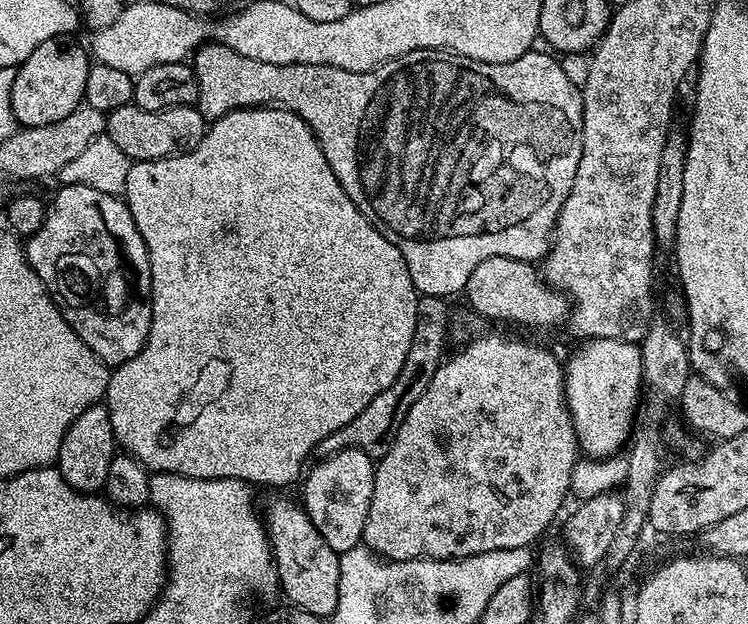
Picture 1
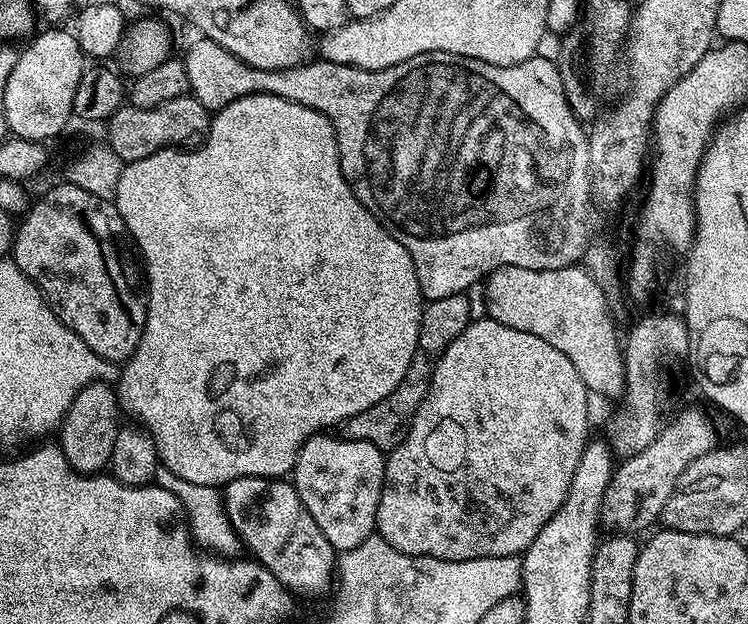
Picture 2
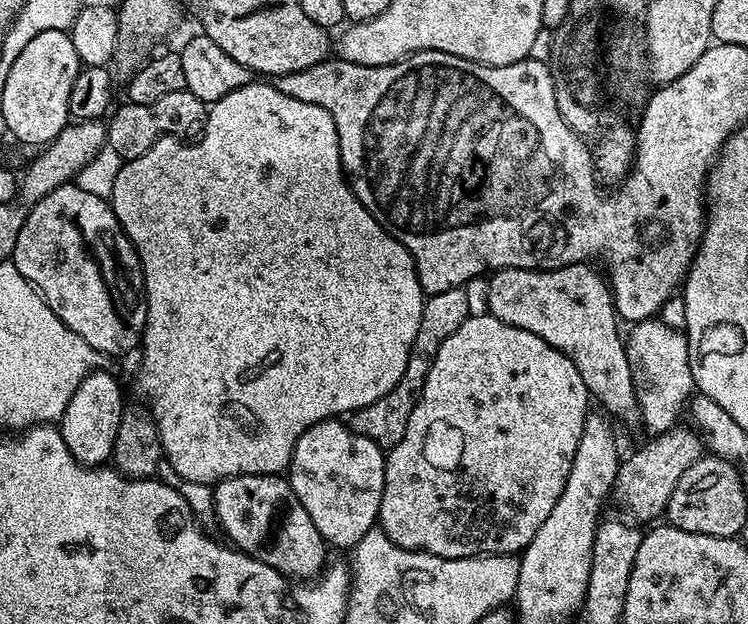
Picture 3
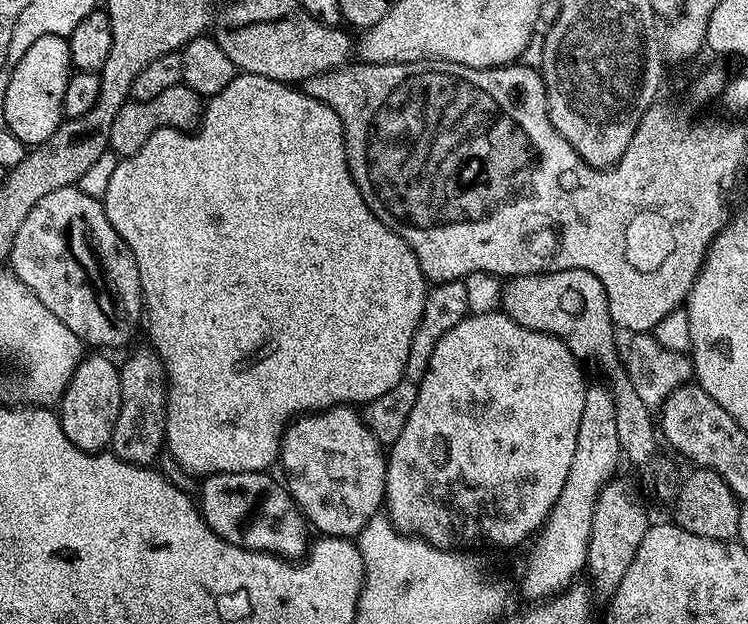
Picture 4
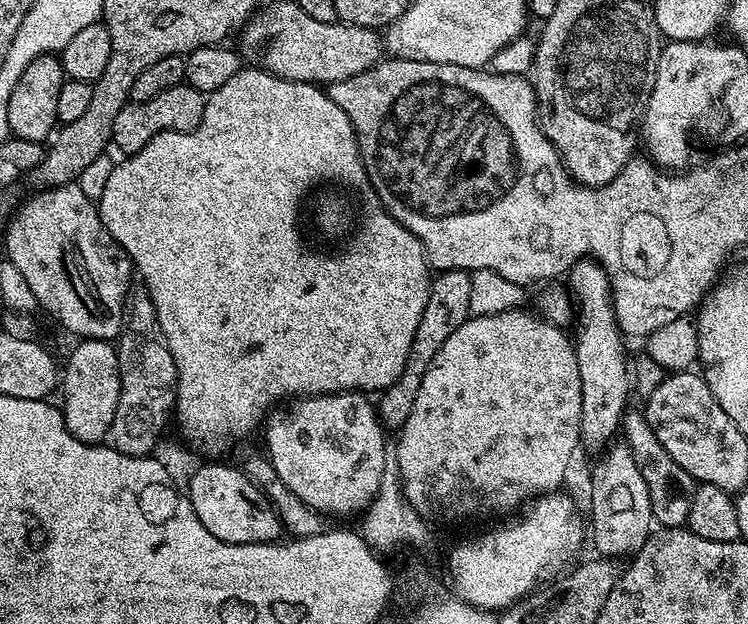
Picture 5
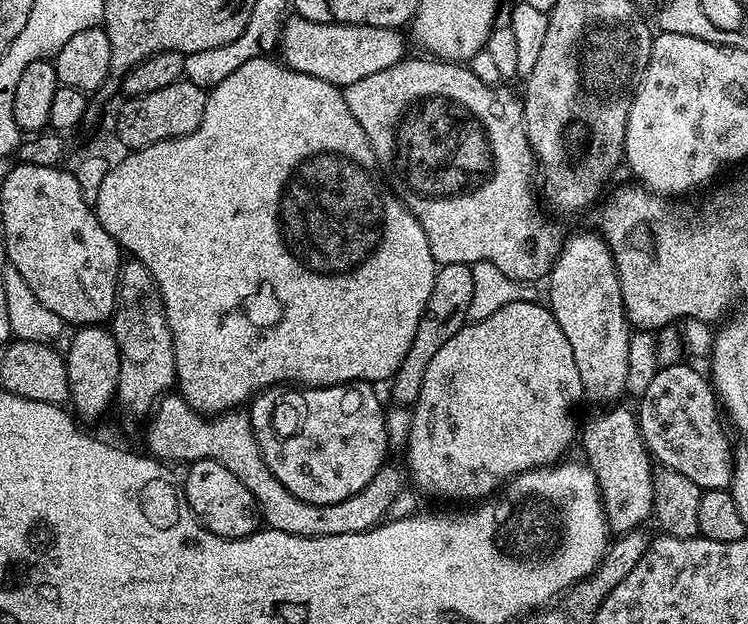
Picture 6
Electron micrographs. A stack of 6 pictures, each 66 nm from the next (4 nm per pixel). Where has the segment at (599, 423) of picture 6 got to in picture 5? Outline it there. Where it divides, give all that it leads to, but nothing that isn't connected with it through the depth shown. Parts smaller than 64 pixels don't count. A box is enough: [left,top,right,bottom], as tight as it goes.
[590,443,654,558]

